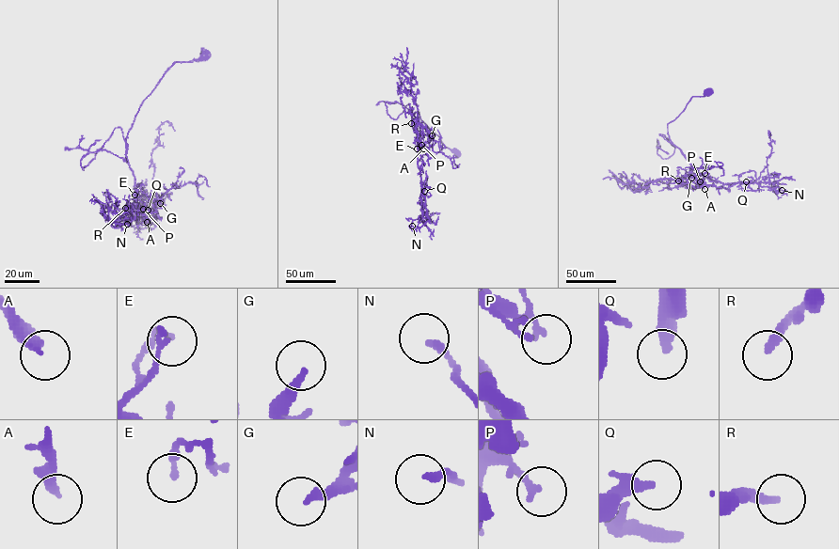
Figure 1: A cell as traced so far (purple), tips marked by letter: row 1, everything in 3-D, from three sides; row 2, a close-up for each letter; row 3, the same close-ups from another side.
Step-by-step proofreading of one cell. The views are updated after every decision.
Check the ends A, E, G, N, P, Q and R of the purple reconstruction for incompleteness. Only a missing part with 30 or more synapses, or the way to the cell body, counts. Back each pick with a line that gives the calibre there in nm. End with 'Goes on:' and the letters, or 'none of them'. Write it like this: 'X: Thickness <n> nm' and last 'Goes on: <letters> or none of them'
A: Thickness 340 nm
Goes on: A

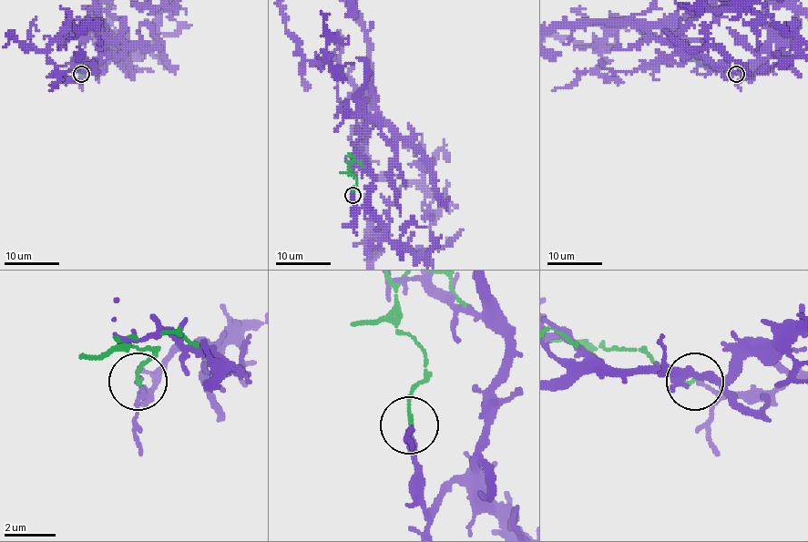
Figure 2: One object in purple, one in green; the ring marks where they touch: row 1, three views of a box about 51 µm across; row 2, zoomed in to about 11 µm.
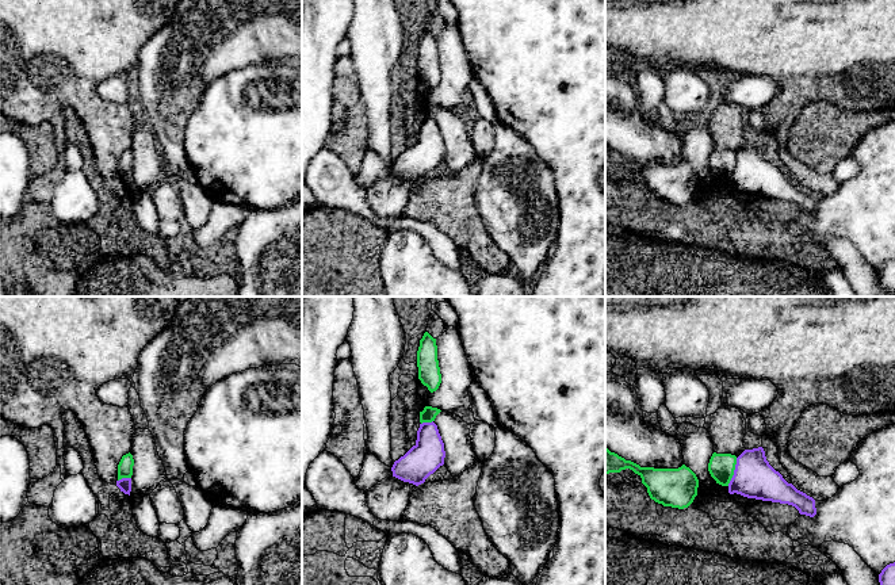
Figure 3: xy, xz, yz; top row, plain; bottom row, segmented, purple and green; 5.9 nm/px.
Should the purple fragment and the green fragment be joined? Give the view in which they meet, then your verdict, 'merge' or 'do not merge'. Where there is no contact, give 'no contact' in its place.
yz | do not merge

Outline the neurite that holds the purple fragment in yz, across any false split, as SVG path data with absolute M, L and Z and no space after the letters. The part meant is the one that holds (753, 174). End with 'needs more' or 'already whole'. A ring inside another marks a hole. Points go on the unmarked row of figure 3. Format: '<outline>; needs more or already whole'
M762 144L745 146L738 154L728 180L730 191L747 195L788 200L800 211L816 211L815 196L788 180L766 157Z; already whole

